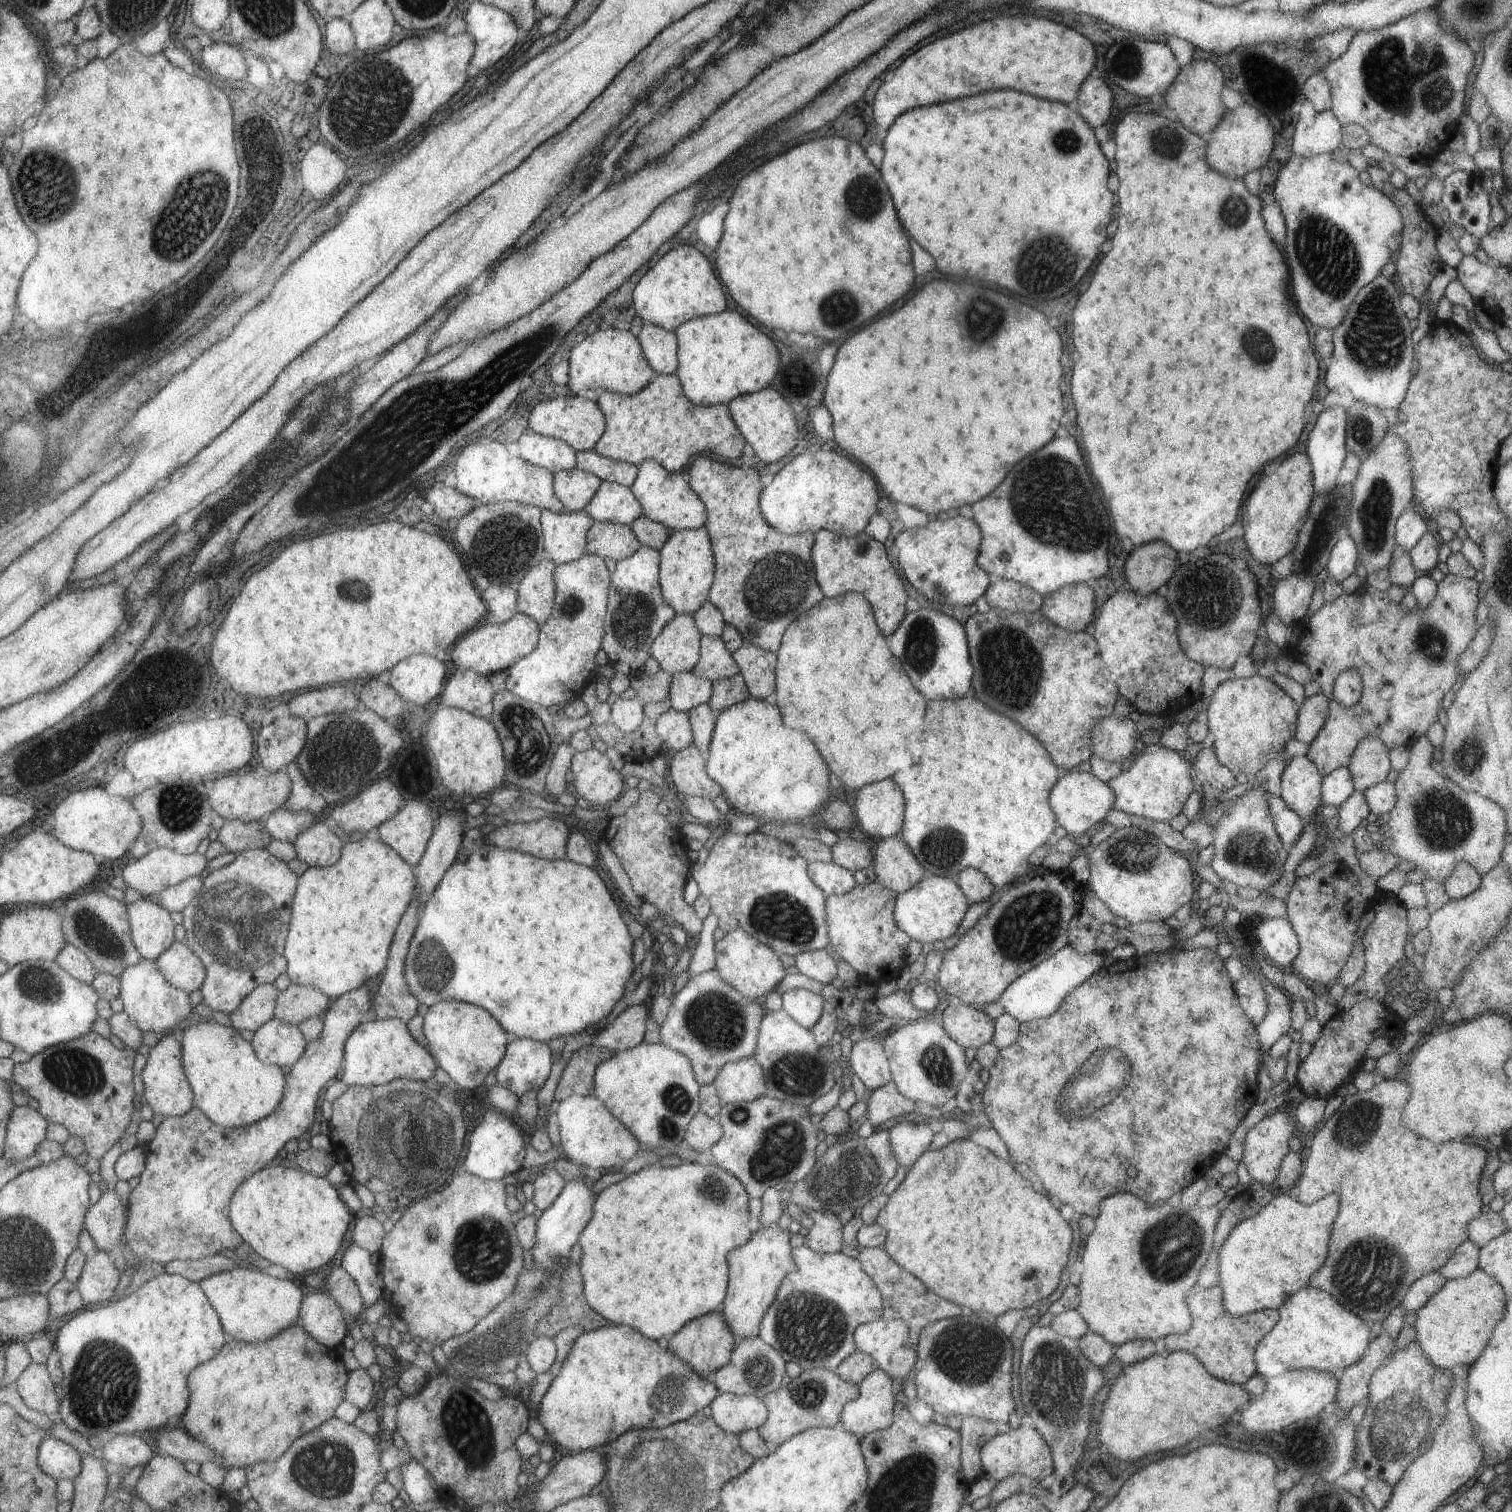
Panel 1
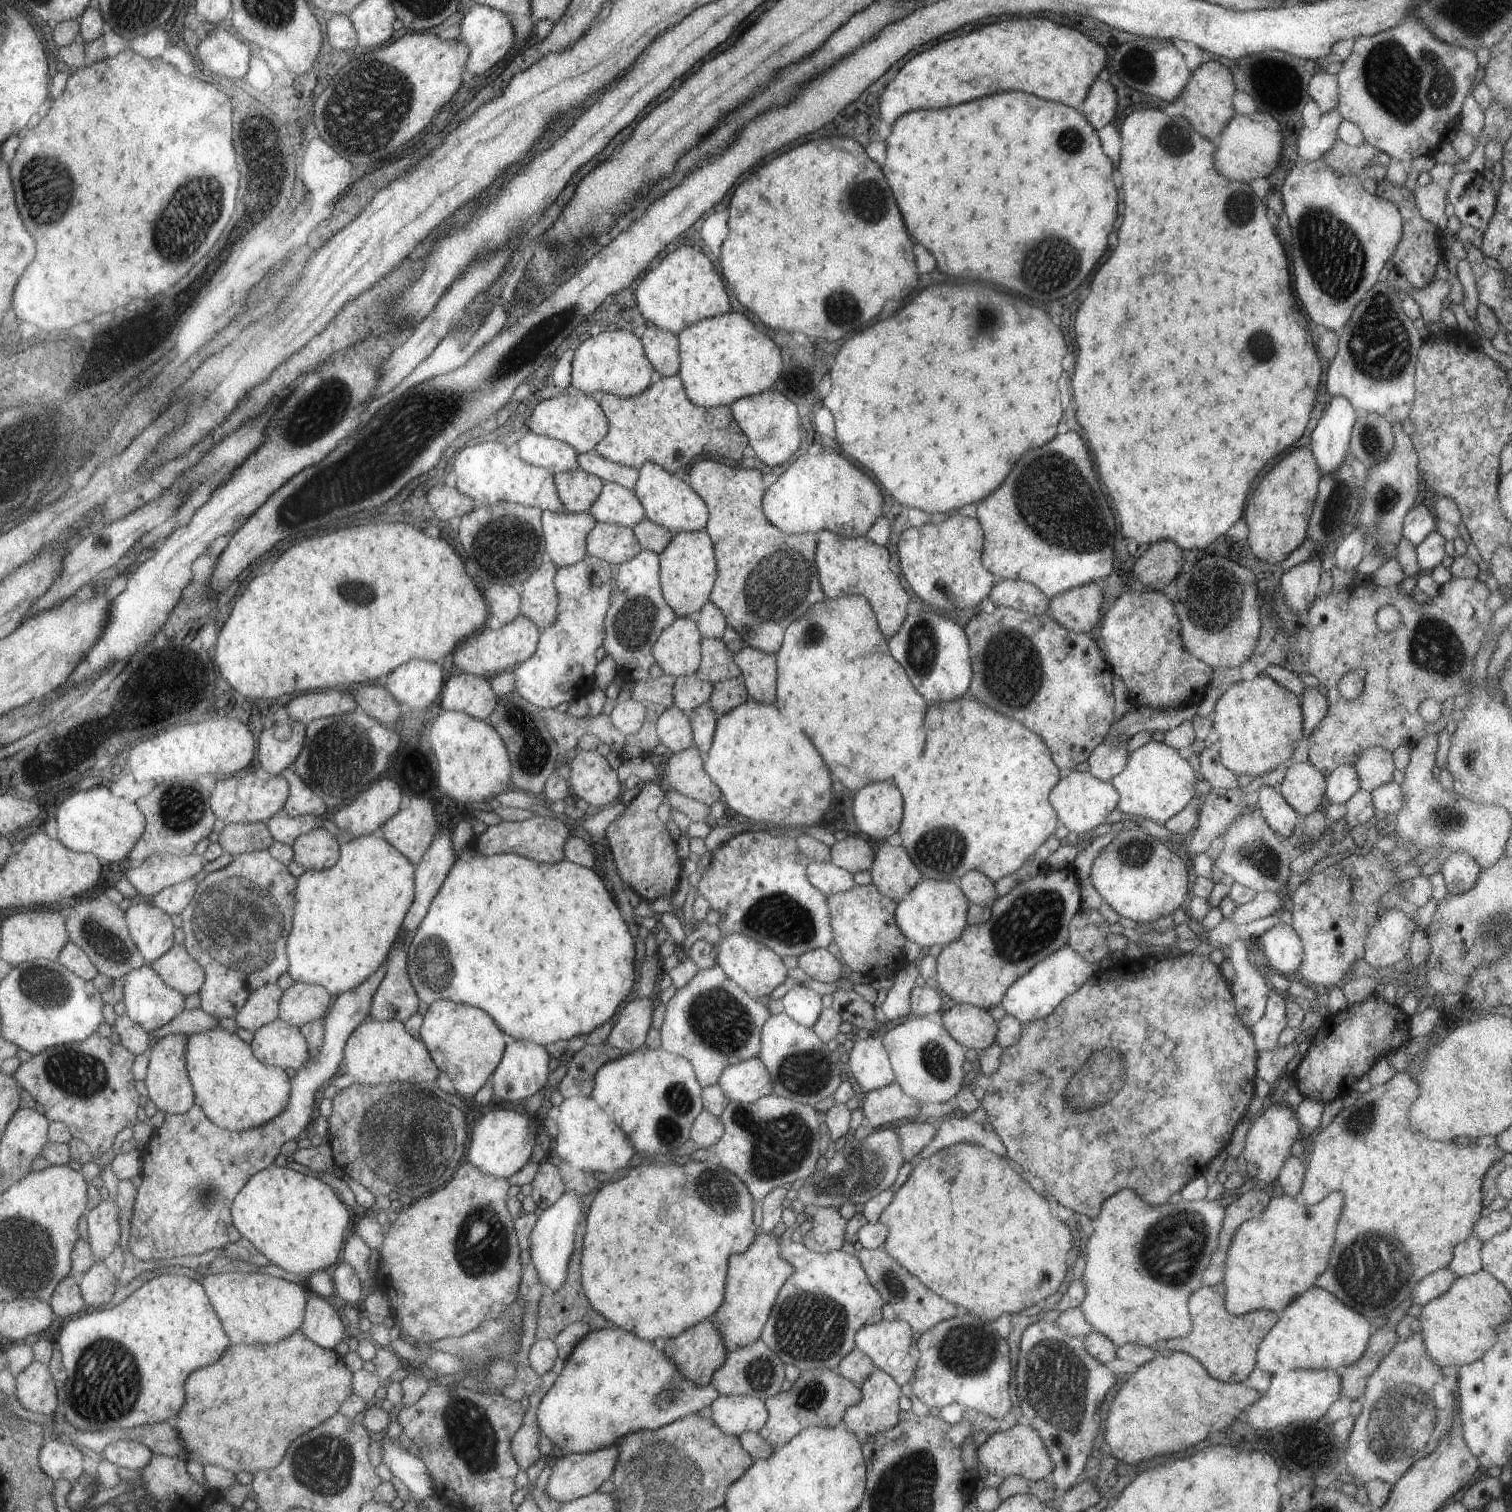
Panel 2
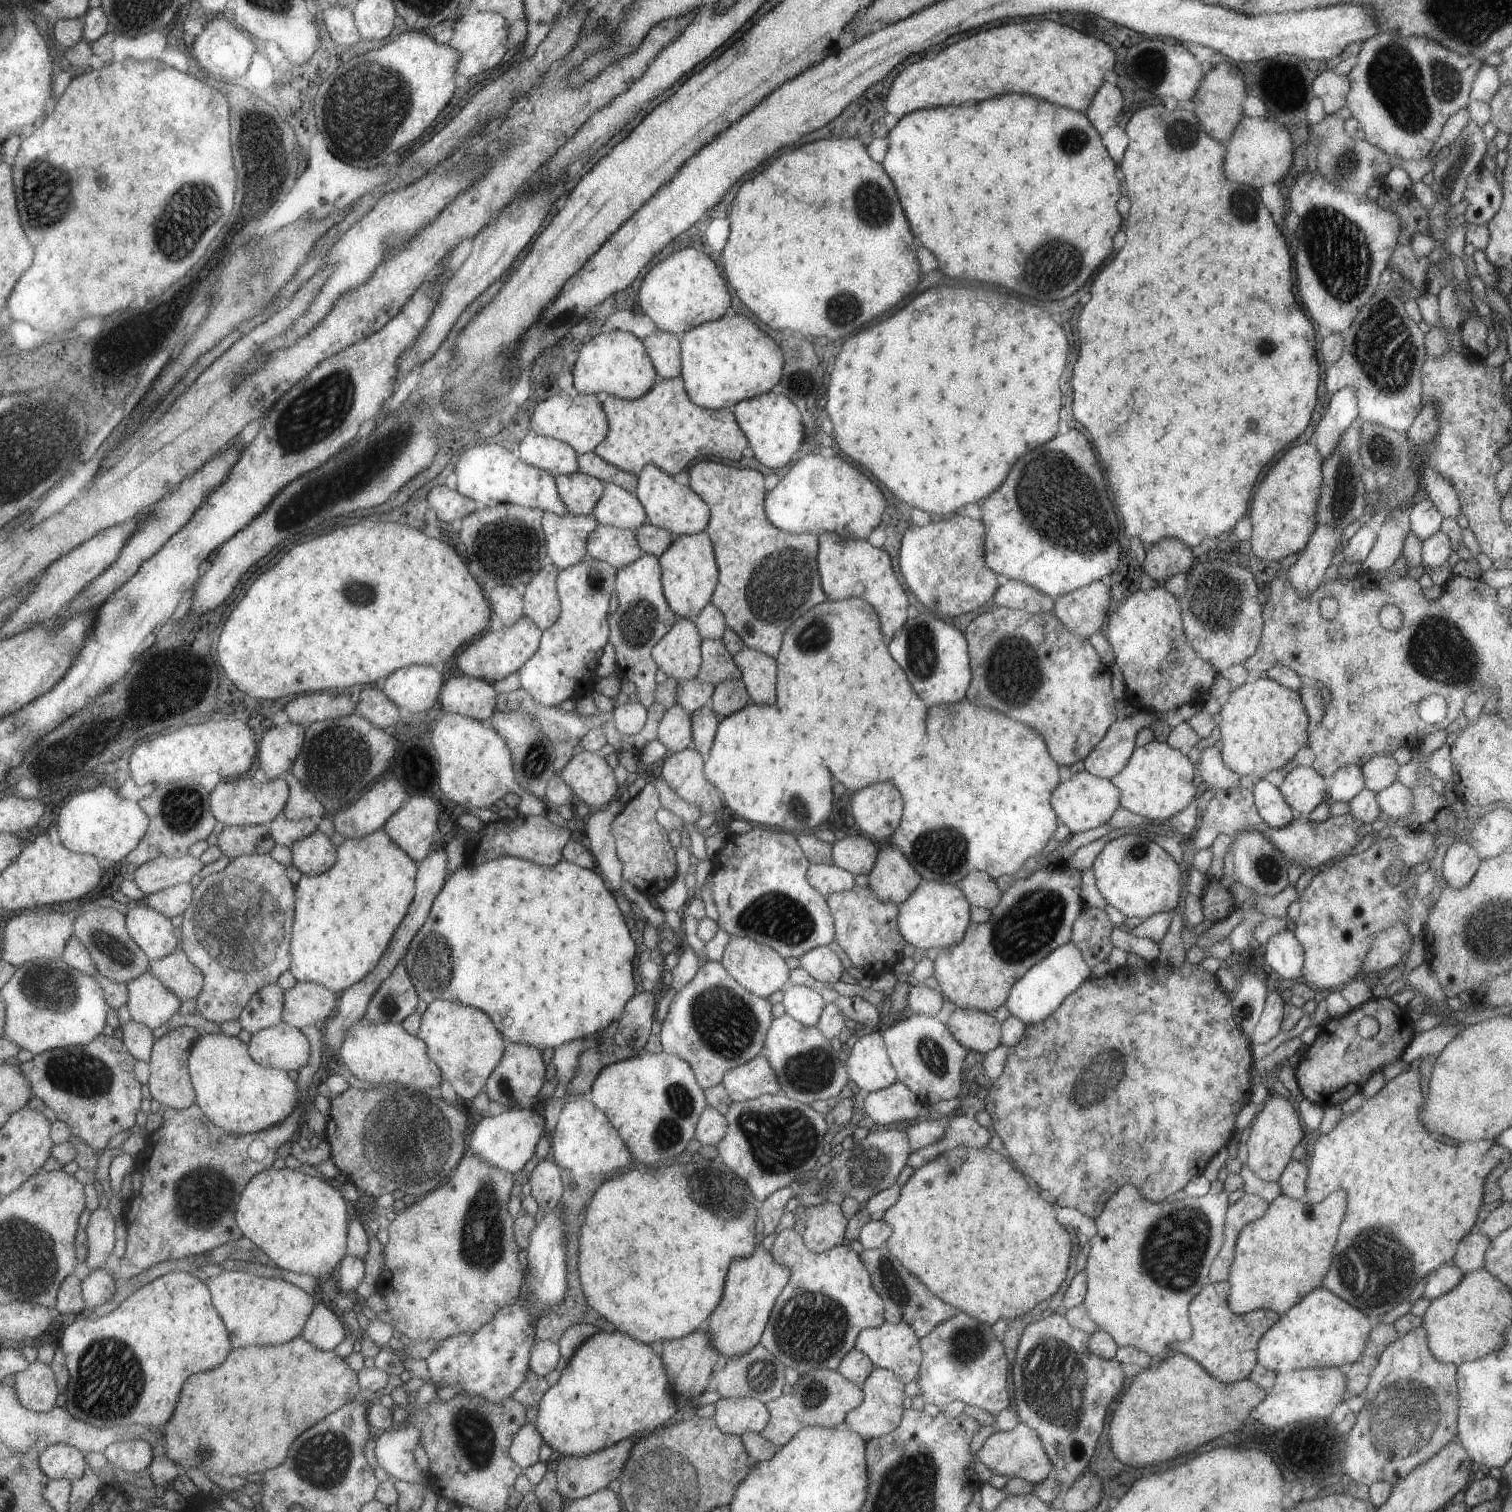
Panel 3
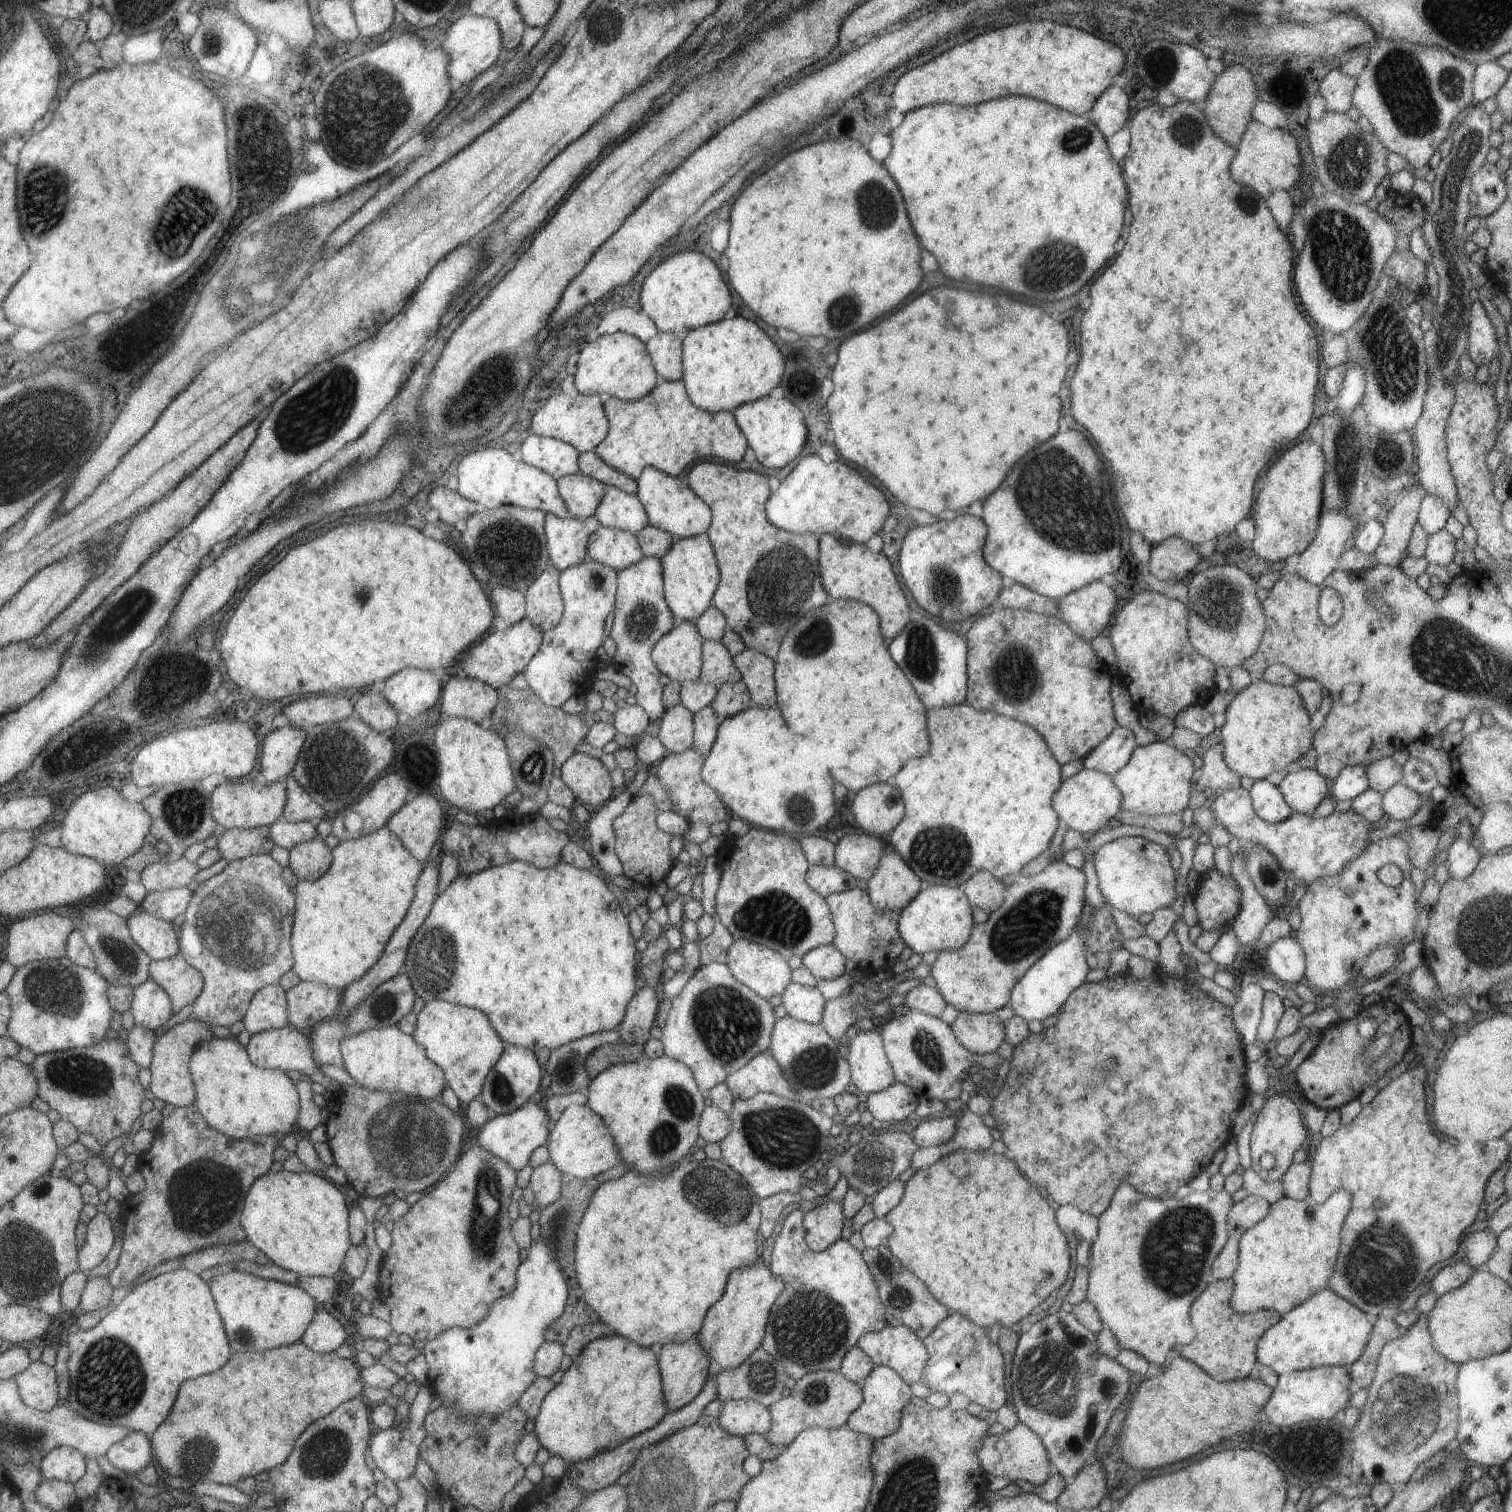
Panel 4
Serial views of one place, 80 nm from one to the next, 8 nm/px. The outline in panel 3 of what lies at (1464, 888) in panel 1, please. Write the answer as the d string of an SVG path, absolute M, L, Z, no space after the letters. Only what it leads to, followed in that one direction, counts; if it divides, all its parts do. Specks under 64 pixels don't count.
M1453 842L1446 848L1439 874L1447 885L1458 889L1473 878L1480 861L1476 850L1469 843Z

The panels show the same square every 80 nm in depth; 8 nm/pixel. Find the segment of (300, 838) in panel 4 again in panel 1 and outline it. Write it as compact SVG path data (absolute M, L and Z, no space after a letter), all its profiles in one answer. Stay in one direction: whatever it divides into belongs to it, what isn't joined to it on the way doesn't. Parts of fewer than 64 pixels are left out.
M281 807L265 816L262 821L271 838L293 844L297 835L313 824L315 817L306 810L289 812Z

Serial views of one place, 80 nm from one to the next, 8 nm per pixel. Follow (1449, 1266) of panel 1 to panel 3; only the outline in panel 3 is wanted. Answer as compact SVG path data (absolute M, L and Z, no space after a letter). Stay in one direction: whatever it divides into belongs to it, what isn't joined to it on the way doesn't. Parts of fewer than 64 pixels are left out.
M1468 1232L1457 1243L1457 1250L1451 1262L1455 1263L1464 1273L1484 1266L1484 1256L1490 1238L1479 1232Z

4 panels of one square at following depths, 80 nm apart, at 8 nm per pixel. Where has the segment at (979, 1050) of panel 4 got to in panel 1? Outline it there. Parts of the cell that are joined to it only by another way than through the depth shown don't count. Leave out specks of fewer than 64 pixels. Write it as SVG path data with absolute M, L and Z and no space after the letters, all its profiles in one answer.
M953 1002L941 1013L943 1030L965 1048L977 1050L991 1042L994 1033L994 1020L978 1007Z

